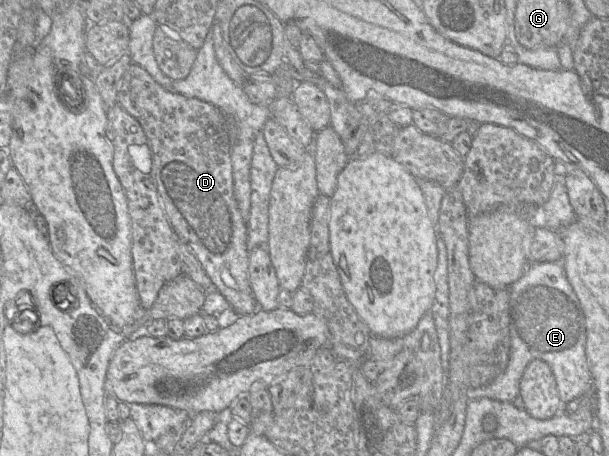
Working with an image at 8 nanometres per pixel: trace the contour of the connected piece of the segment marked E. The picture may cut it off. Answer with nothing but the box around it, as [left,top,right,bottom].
[468,262,592,409]

